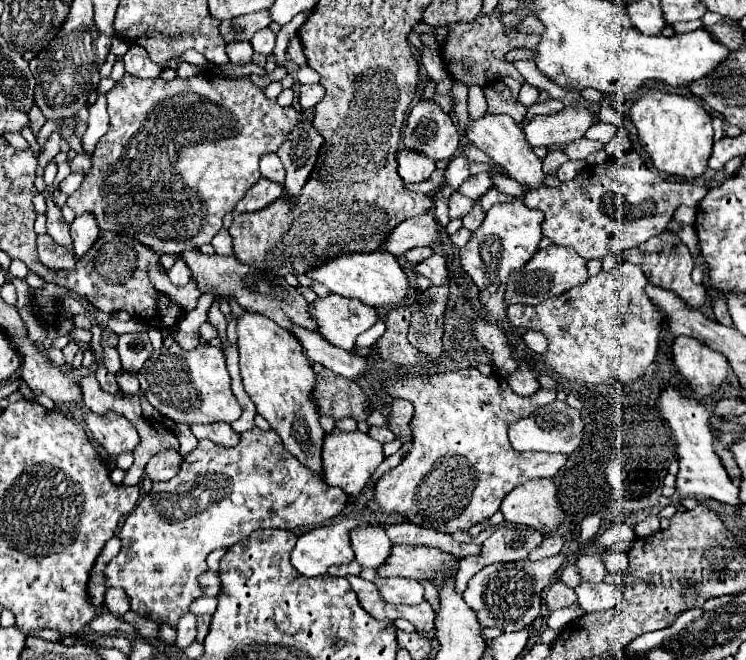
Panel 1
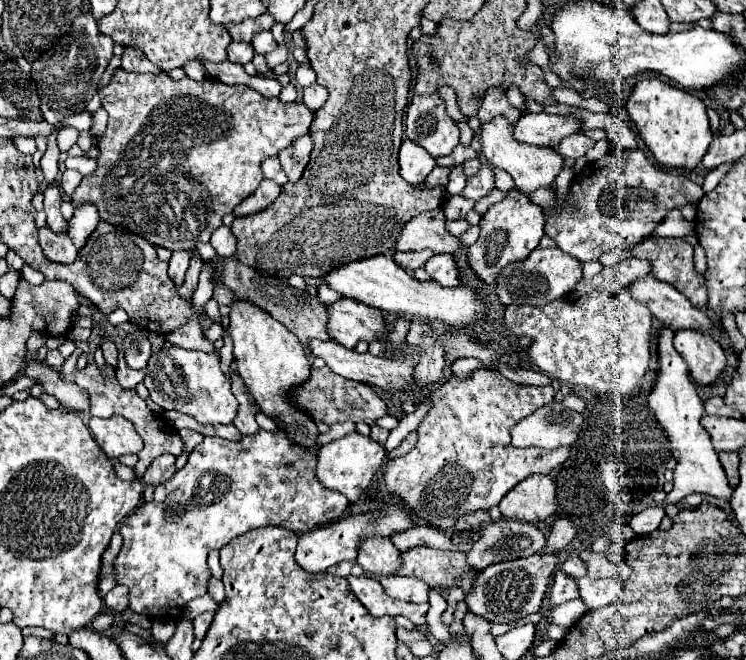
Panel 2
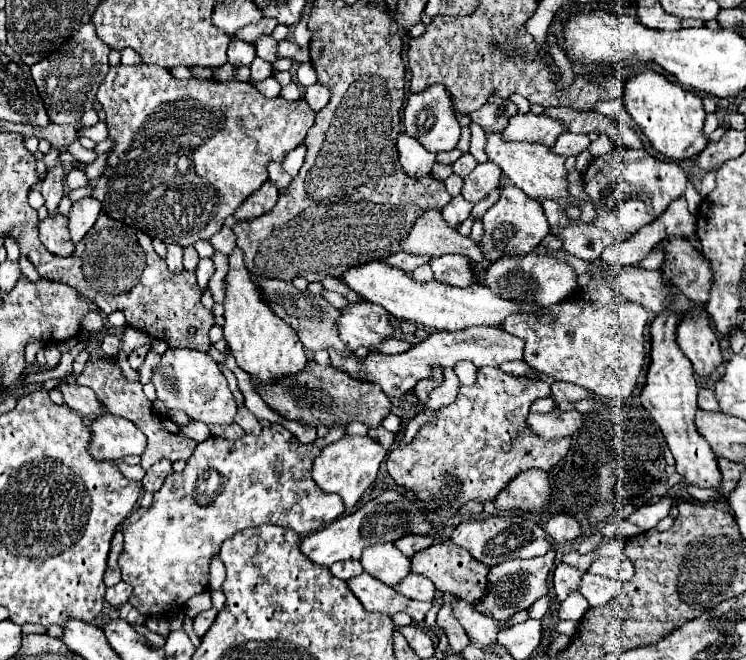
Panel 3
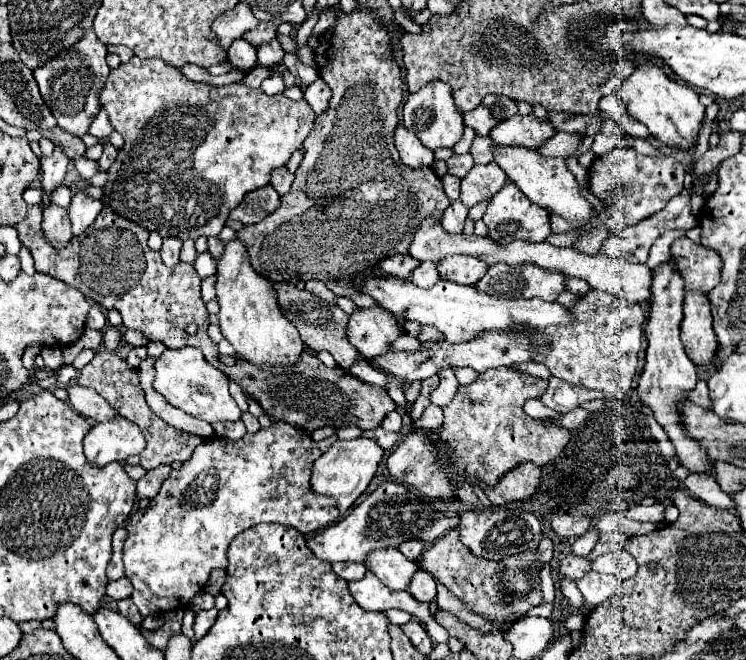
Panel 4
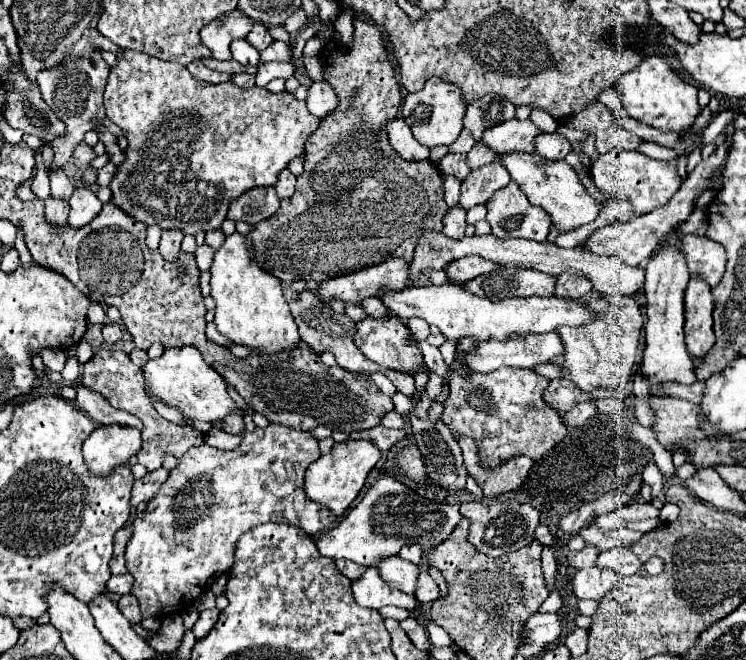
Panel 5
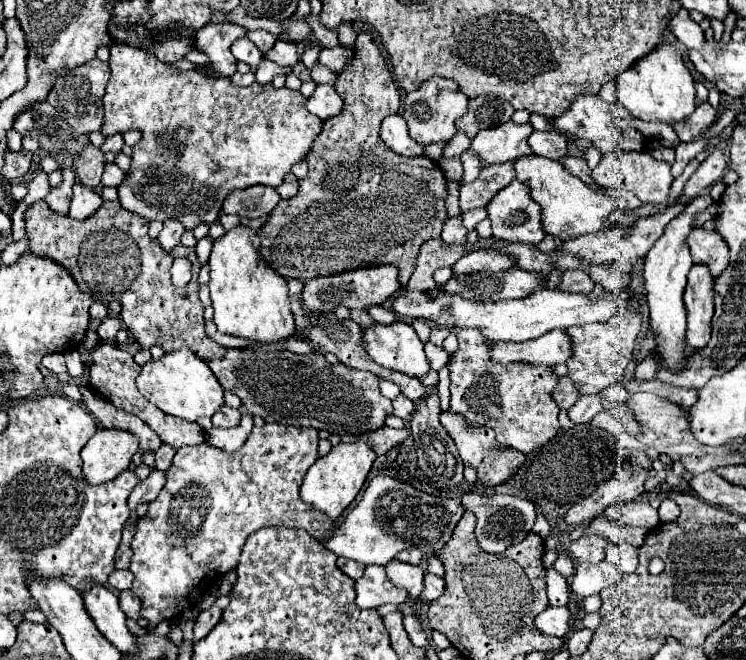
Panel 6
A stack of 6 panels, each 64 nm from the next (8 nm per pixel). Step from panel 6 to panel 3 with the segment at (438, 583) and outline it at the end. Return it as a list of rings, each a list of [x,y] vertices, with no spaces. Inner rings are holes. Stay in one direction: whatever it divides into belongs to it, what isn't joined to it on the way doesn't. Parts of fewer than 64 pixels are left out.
[[[408,574],[404,580],[400,580],[394,586],[394,590],[410,600],[434,600],[434,592],[436,592],[434,584],[420,574]]]

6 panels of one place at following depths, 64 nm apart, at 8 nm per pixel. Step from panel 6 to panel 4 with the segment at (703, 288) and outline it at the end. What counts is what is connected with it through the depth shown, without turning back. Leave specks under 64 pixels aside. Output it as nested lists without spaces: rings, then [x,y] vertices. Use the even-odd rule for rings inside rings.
[[[686,292],[684,320],[680,324],[680,340],[688,358],[696,366],[708,366],[716,358],[718,340],[712,330],[712,314],[706,296]]]

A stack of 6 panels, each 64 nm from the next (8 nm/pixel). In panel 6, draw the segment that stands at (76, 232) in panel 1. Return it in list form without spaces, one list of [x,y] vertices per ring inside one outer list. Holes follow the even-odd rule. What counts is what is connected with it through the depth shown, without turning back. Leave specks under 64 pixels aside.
[[[74,184],[74,196],[70,202],[70,218],[74,220],[86,220],[90,218],[98,208],[102,206],[102,198],[96,190],[84,186],[84,184]]]

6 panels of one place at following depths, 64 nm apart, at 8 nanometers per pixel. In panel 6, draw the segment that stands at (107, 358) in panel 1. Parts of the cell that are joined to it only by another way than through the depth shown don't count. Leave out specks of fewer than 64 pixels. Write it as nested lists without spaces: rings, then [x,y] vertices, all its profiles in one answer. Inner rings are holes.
[[[108,314],[108,316],[102,320],[100,328],[98,328],[98,336],[100,336],[102,342],[112,342],[112,340],[116,340],[116,334],[118,334],[120,328],[122,328],[120,318]]]

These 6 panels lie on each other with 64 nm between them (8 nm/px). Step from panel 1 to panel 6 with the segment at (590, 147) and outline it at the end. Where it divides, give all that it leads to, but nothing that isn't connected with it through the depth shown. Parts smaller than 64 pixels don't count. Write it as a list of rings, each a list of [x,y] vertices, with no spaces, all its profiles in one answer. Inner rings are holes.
[[[534,130],[532,136],[528,138],[528,144],[532,148],[534,154],[538,156],[546,156],[550,160],[560,160],[566,154],[566,136],[558,134],[558,132],[538,132]]]

